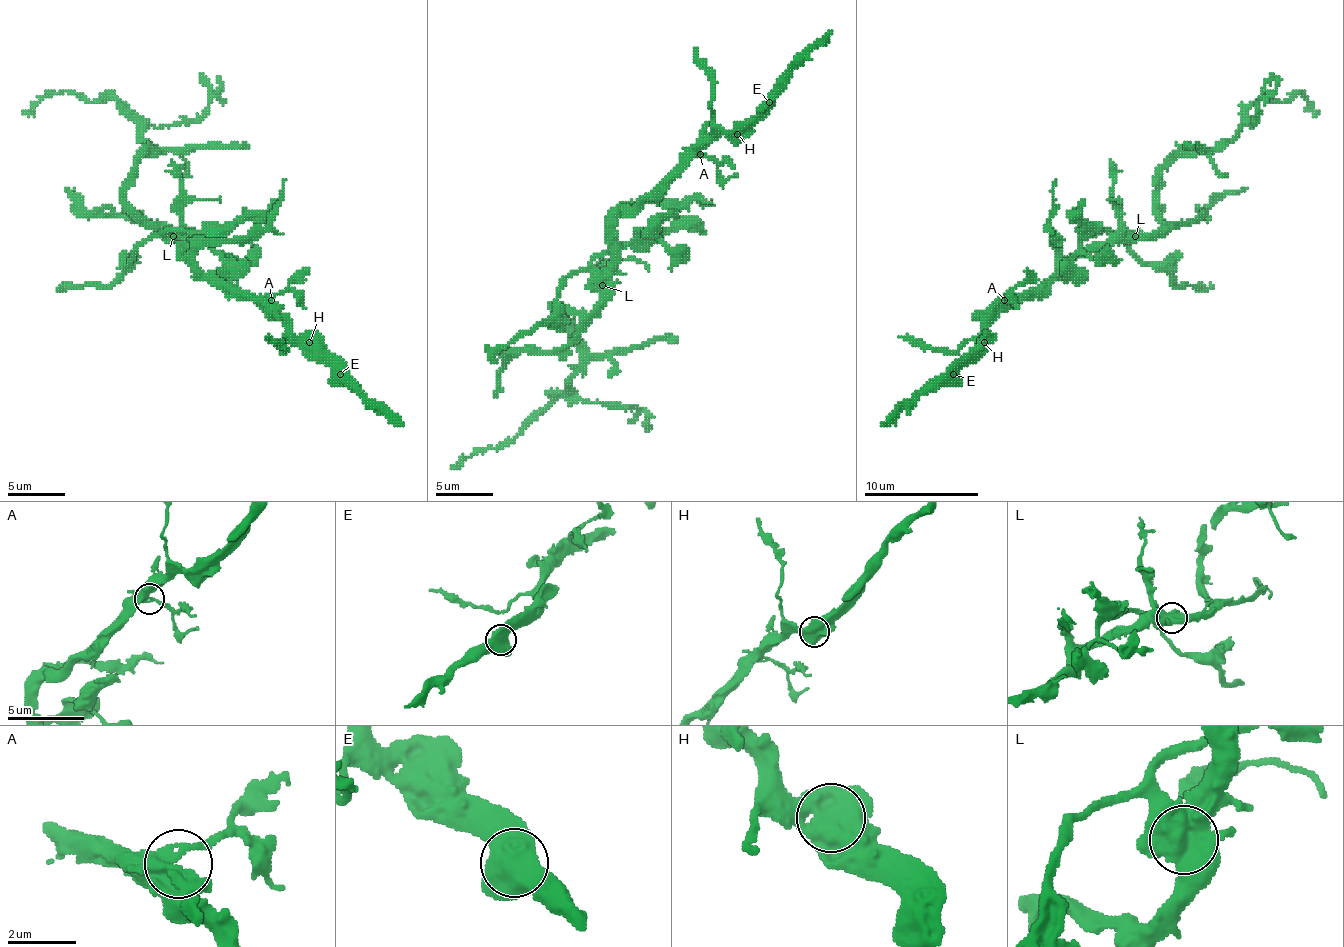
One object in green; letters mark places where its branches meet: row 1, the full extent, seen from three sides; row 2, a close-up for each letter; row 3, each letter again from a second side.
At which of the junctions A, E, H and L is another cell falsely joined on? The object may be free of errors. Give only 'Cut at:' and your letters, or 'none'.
Cut at: L

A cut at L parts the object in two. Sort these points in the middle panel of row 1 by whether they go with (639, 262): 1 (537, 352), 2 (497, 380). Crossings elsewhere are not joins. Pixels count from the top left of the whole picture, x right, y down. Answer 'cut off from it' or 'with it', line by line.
1: with it
2: with it

